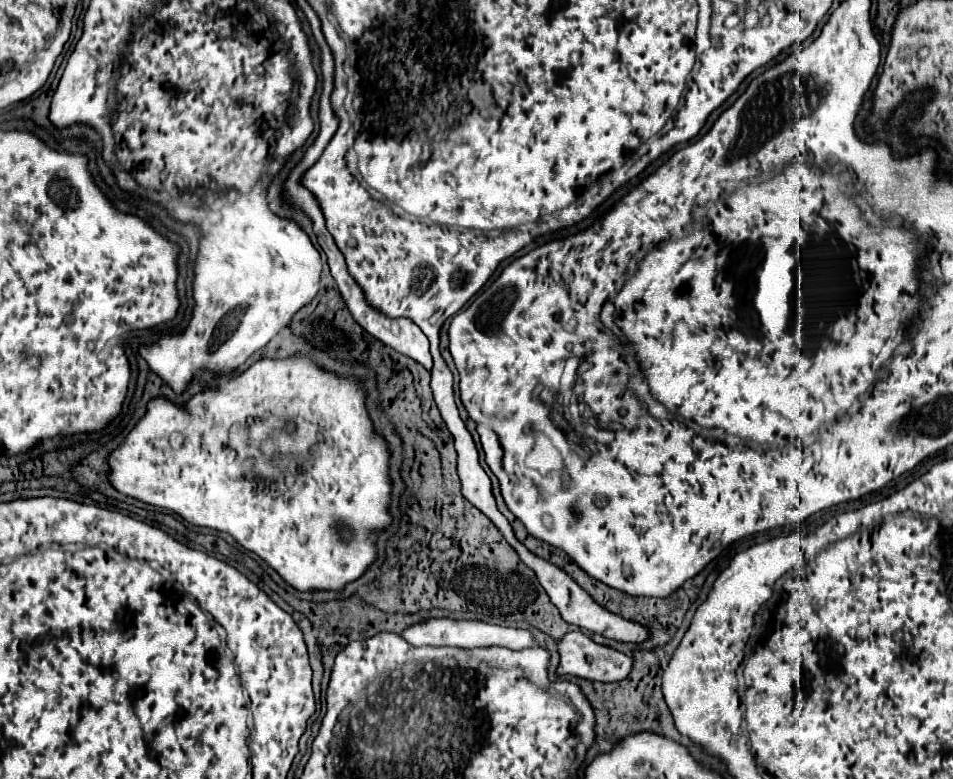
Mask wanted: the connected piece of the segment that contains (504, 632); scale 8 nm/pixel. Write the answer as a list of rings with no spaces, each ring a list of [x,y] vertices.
[[[431,617],[425,619],[421,623],[409,625],[407,629],[401,631],[401,637],[411,643],[411,645],[433,645],[433,647],[441,647],[441,645],[449,645],[449,647],[463,647],[463,649],[473,649],[473,647],[491,647],[491,645],[499,645],[499,647],[507,647],[507,649],[525,649],[525,647],[535,647],[537,641],[531,635],[531,631],[527,629],[515,629],[515,627],[501,627],[501,625],[491,625],[485,621],[469,621],[469,619],[447,619],[447,617]]]

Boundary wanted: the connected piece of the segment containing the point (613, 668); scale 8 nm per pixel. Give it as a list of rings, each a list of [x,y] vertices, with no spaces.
[[[581,631],[575,633],[567,633],[561,641],[559,641],[559,669],[557,673],[569,673],[575,677],[583,677],[583,679],[591,679],[591,681],[601,681],[601,683],[611,683],[611,681],[619,681],[625,679],[631,673],[633,667],[633,657],[609,647],[609,645],[599,645],[593,639],[589,639],[587,635],[583,635]]]

